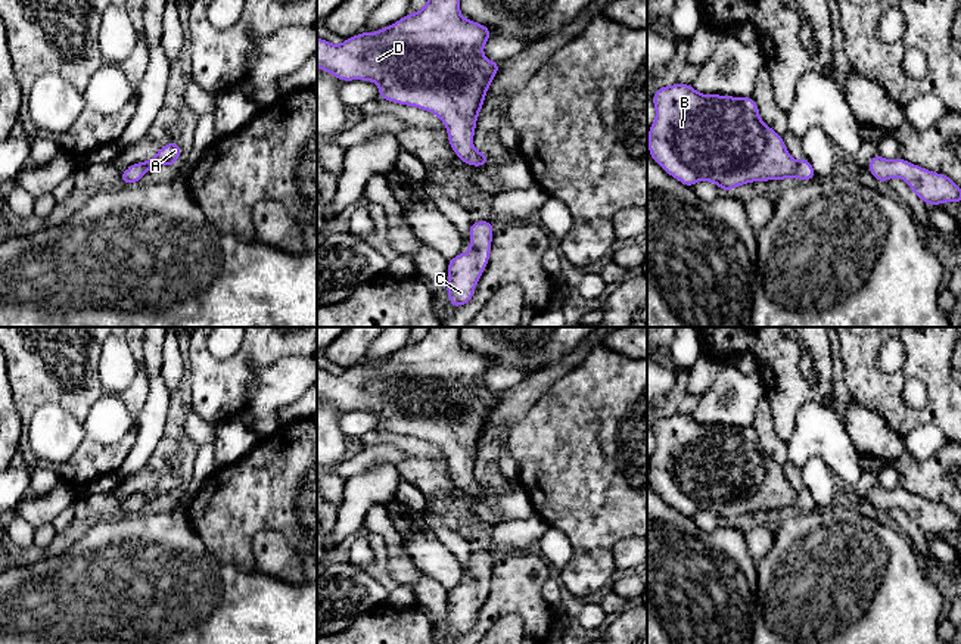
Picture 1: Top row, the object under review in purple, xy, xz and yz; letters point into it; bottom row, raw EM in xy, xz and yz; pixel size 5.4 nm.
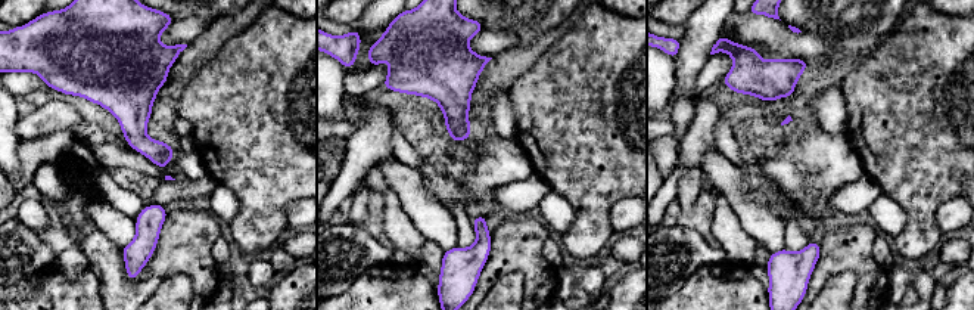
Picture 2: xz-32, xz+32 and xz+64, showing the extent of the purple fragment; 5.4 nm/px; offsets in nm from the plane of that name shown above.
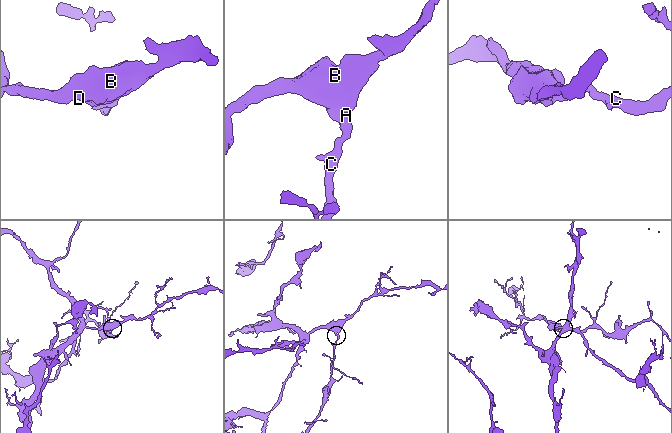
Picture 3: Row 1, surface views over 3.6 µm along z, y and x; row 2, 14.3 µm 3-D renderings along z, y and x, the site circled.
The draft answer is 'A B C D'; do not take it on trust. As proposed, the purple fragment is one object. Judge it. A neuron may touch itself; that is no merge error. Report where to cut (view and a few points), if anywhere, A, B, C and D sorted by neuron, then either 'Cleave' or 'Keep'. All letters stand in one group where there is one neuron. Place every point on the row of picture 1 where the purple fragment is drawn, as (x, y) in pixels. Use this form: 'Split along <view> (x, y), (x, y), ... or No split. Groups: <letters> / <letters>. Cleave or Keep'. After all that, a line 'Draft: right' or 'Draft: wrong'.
No split. Groups: A B C D. Keep
Draft: right

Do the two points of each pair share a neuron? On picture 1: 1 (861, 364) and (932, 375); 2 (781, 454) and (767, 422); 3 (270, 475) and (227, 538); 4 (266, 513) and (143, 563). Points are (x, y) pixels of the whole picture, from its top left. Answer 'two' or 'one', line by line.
1: one
2: one
3: one
4: two

